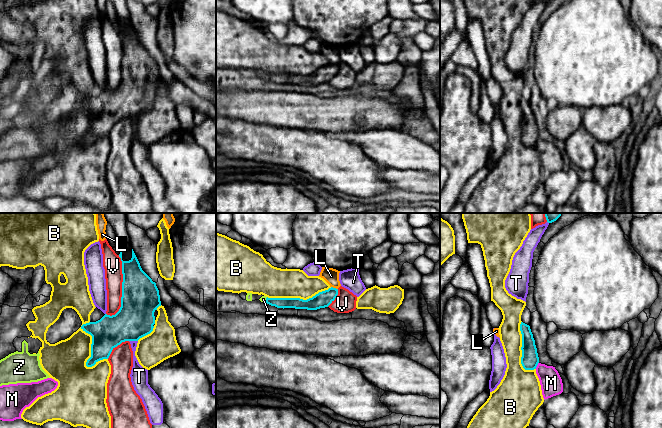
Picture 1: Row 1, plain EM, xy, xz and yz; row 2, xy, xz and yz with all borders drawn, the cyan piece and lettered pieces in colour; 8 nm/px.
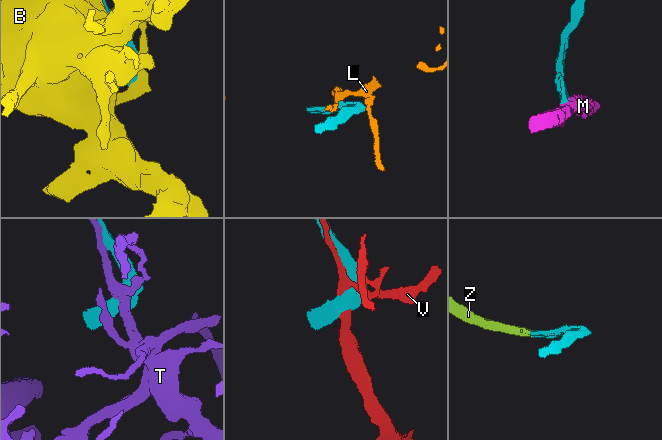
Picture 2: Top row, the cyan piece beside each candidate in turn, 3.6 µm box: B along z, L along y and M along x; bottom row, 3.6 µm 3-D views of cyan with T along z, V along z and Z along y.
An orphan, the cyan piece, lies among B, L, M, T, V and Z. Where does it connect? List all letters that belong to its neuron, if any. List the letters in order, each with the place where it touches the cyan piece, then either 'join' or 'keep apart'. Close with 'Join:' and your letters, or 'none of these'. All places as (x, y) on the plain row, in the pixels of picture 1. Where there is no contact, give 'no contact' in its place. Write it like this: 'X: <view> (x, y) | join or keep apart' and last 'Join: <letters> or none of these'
B: xy (92, 118) | keep apart
L: xz (334, 64) | keep apart
M: yz (537, 140) | keep apart
T: xy (133, 116) | keep apart
V: xy (122, 63) | keep apart
Z: xz (266, 76) | join
Join: Z

